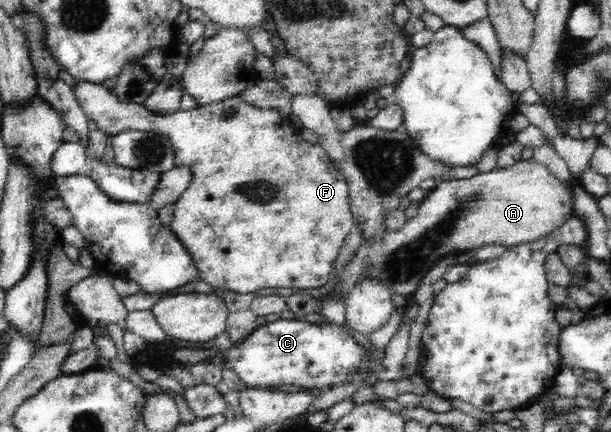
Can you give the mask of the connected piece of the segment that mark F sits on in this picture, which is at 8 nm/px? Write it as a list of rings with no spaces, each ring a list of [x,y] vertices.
[[[74,79],[72,82],[75,83],[74,94],[77,101],[81,103],[83,112],[85,112],[87,119],[95,121],[98,129],[111,137],[123,129],[139,129],[151,131],[155,134],[165,134],[169,136],[172,148],[175,150],[175,167],[191,168],[191,183],[187,185],[187,189],[174,202],[174,217],[169,228],[183,243],[183,247],[187,248],[187,252],[191,254],[191,259],[199,270],[199,279],[213,288],[217,287],[237,293],[256,292],[258,294],[265,291],[274,292],[279,287],[285,287],[285,289],[291,289],[292,287],[295,287],[295,289],[313,289],[313,287],[321,287],[329,281],[329,274],[333,269],[337,254],[343,241],[345,241],[345,237],[349,235],[349,231],[354,225],[348,197],[348,185],[339,175],[338,170],[334,168],[326,149],[323,149],[323,146],[319,145],[318,142],[311,144],[301,138],[300,127],[295,129],[291,123],[285,123],[281,113],[275,109],[258,109],[240,99],[239,96],[227,97],[228,99],[224,101],[200,106],[191,109],[191,111],[180,110],[171,114],[151,114],[142,104],[125,104],[119,101],[115,92],[106,89],[103,84],[92,84],[89,81],[79,79]]]

